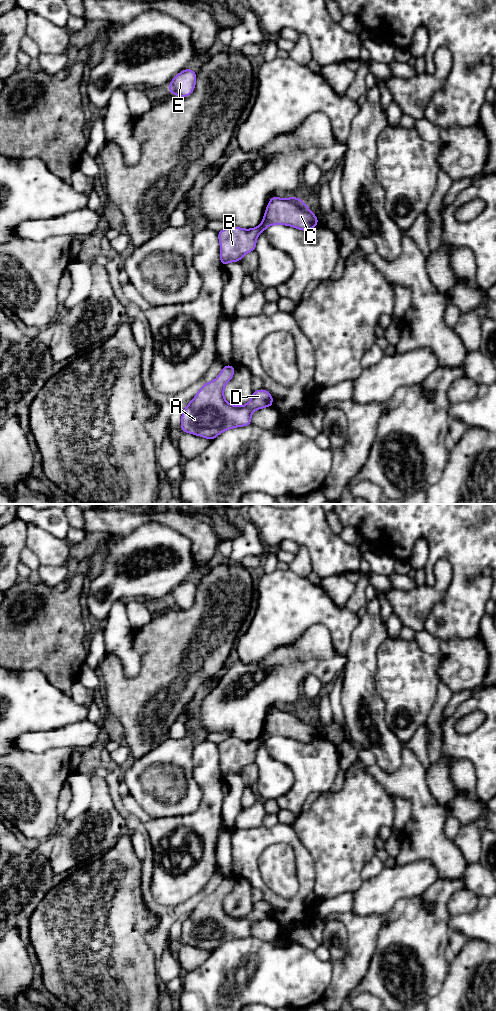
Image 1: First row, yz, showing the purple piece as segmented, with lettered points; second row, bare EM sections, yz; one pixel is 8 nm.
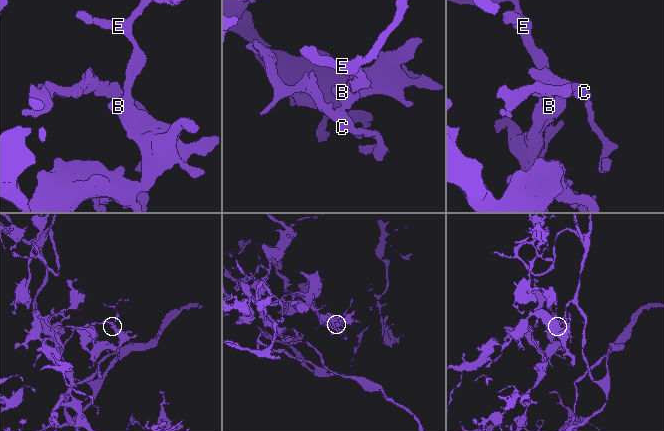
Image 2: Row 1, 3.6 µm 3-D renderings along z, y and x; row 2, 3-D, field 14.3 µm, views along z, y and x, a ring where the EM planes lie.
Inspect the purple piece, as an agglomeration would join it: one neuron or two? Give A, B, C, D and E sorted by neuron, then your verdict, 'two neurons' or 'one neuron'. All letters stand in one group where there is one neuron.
A B D E / C | two neurons

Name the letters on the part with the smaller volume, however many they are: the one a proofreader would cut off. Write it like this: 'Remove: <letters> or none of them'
Remove: C

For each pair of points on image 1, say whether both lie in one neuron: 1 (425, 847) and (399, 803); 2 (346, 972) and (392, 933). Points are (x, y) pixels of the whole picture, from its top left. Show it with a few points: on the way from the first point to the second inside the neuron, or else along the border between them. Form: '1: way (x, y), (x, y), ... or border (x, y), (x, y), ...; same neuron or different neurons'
1: border (392, 794), (406, 798), (410, 802), (411, 810); different neurons
2: border (383, 923), (378, 935), (377, 948), (368, 968); different neurons

